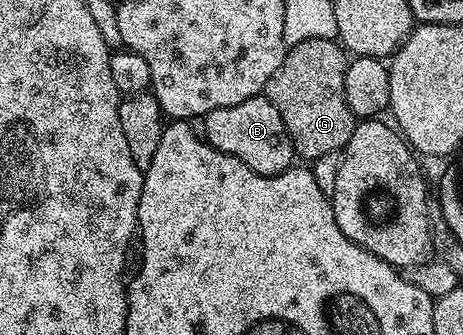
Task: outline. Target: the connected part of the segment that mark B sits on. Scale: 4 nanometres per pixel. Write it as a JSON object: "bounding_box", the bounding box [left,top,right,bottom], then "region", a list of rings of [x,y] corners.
{"bounding_box":[202,94,293,176],"region":[[[263,94],[246,98],[246,102],[238,102],[238,106],[222,106],[218,110],[210,110],[210,114],[202,118],[202,124],[202,136],[207,144],[214,146],[214,150],[222,150],[222,154],[238,158],[238,162],[246,162],[246,166],[258,174],[277,176],[293,167],[292,143],[290,134],[286,134],[282,114],[274,110],[274,106]]]}

